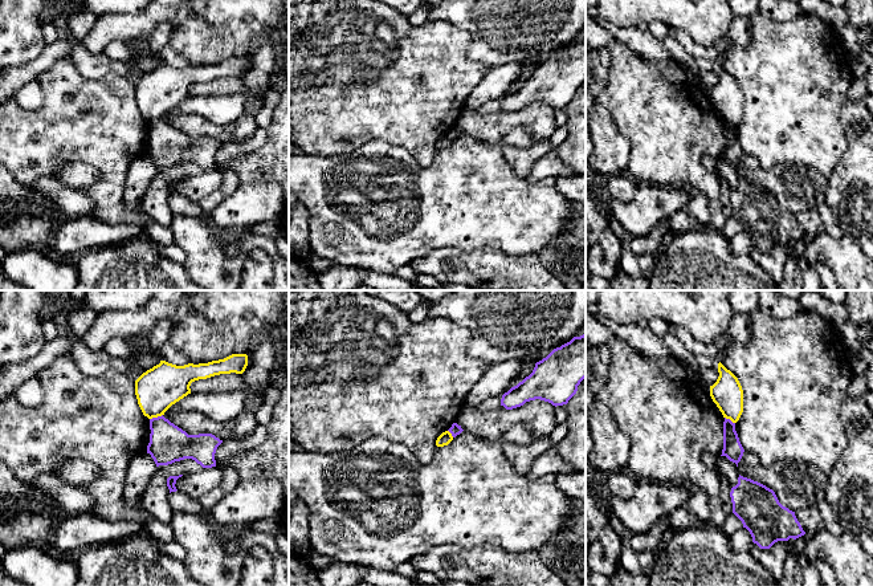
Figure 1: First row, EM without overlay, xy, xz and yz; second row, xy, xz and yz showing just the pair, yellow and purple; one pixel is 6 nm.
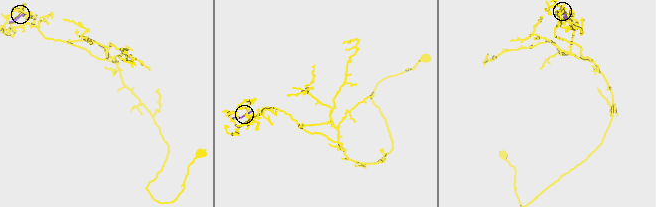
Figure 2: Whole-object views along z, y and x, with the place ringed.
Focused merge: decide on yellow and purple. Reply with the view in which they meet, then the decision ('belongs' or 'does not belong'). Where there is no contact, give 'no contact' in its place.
contact in xy; does not belong

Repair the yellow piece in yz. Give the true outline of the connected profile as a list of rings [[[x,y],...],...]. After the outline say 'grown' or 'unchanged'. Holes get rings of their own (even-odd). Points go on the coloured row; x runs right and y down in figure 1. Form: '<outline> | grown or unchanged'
[[[721,362],[718,363],[718,373],[717,382],[710,386],[710,396],[723,418],[737,423],[743,412],[742,386],[738,378]]] | unchanged

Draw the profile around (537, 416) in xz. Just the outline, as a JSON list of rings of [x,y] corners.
[[[535,399],[523,406],[506,410],[498,406],[490,411],[480,407],[466,407],[460,411],[456,423],[465,431],[478,435],[489,441],[498,440],[514,424],[522,424],[534,440],[550,436],[556,427],[554,408],[548,402]]]

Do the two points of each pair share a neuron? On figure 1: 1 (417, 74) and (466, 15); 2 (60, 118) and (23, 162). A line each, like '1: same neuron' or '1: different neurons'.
1: different neurons
2: same neuron

